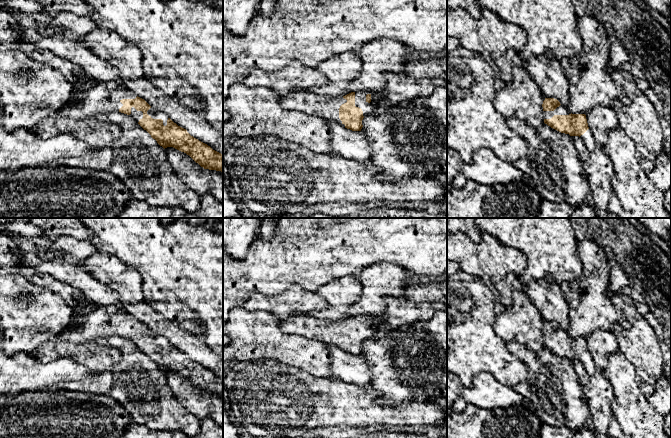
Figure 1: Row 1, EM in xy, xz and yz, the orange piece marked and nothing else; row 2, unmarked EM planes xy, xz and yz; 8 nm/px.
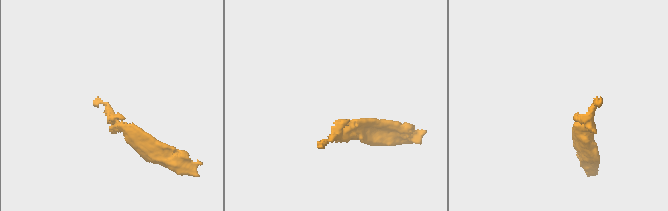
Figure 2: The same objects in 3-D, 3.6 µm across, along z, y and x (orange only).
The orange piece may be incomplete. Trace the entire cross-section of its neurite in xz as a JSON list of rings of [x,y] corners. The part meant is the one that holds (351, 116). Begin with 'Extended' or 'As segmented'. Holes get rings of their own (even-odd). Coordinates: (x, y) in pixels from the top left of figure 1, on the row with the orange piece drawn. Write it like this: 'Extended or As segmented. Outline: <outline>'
Extended. Outline: [[[314,90],[289,93],[281,97],[281,106],[286,110],[300,111],[308,115],[337,122],[352,131],[361,131],[364,117],[385,100],[385,91],[363,90],[345,96],[321,95]]]

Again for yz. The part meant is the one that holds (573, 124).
Extended. Outline: [[[545,98],[542,107],[545,124],[572,138],[579,136],[589,150],[597,147],[585,114],[572,114],[567,106],[554,98]]]

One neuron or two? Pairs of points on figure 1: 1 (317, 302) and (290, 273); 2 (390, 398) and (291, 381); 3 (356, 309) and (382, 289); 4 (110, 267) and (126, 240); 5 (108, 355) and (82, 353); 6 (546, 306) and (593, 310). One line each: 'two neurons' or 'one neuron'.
1: two neurons
2: two neurons
3: one neuron
4: two neurons
5: one neuron
6: two neurons

